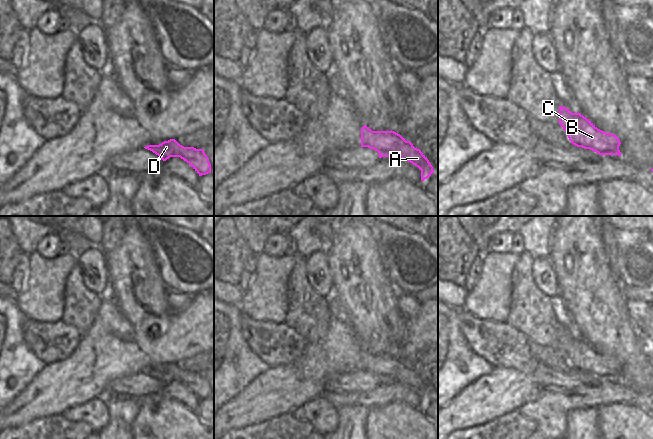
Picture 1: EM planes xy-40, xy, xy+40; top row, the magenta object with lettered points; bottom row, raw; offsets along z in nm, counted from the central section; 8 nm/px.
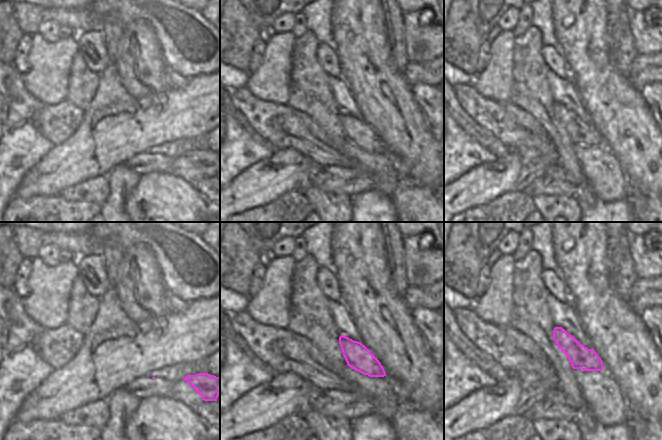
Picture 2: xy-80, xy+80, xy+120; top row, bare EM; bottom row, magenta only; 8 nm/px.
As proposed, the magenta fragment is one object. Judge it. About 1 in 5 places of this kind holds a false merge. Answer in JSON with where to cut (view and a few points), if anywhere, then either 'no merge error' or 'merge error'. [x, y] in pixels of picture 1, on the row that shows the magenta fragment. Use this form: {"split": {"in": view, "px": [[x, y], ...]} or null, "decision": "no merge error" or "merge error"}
{"split": null, "decision": "no merge error"}

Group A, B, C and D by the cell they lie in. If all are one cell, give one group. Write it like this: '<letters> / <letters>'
A B C D

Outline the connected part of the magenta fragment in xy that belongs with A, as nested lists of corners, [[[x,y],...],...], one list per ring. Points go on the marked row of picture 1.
[[[364,125],[361,128],[361,147],[374,149],[382,157],[398,157],[408,161],[421,170],[421,180],[424,181],[434,173],[433,166],[427,157],[394,131],[372,131]]]

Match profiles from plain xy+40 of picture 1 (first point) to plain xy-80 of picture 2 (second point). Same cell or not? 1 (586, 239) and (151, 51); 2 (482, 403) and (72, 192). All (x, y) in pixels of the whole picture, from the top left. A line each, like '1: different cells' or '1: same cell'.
1: same cell
2: different cells

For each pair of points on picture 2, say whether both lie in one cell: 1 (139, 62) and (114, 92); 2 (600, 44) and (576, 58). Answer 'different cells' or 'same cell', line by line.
1: different cells
2: same cell

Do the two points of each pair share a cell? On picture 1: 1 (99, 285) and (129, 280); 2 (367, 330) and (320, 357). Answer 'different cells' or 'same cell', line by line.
1: different cells
2: different cells

